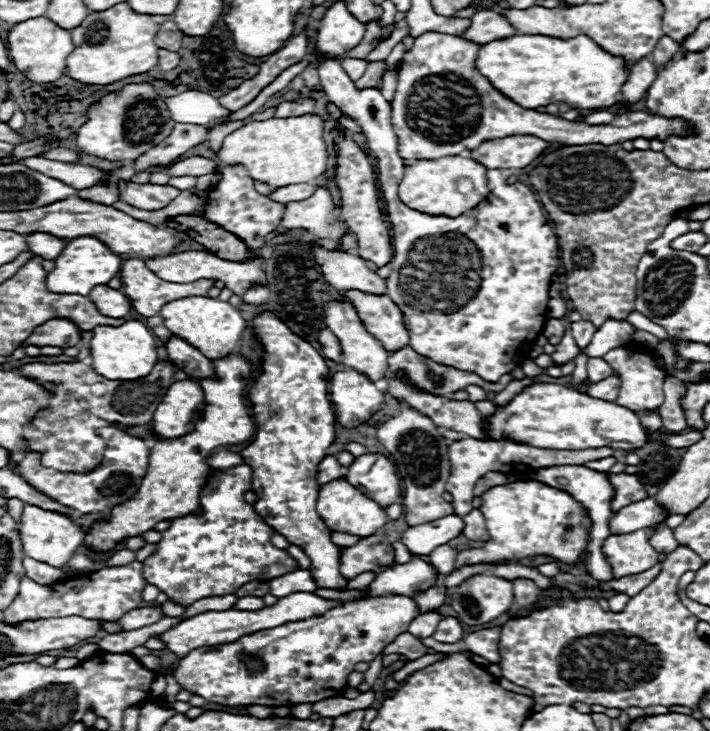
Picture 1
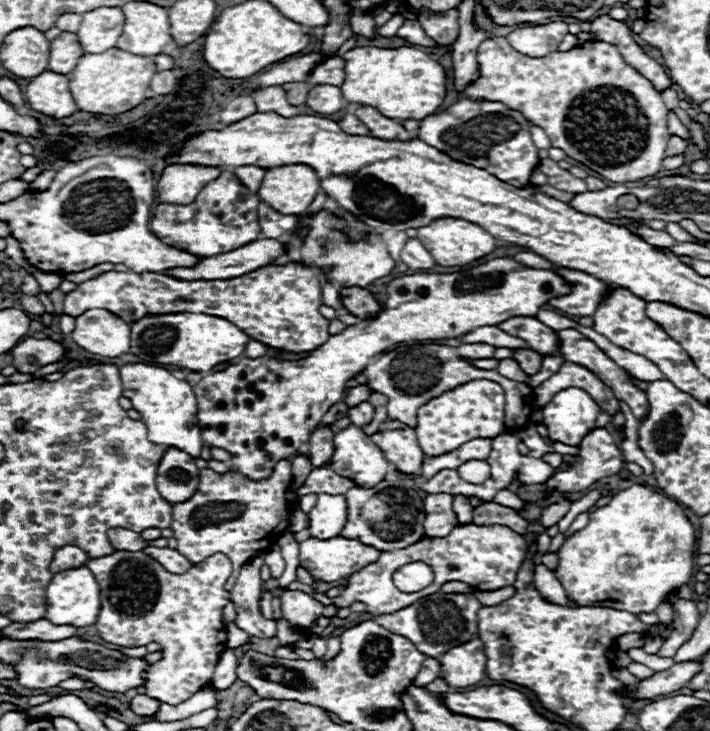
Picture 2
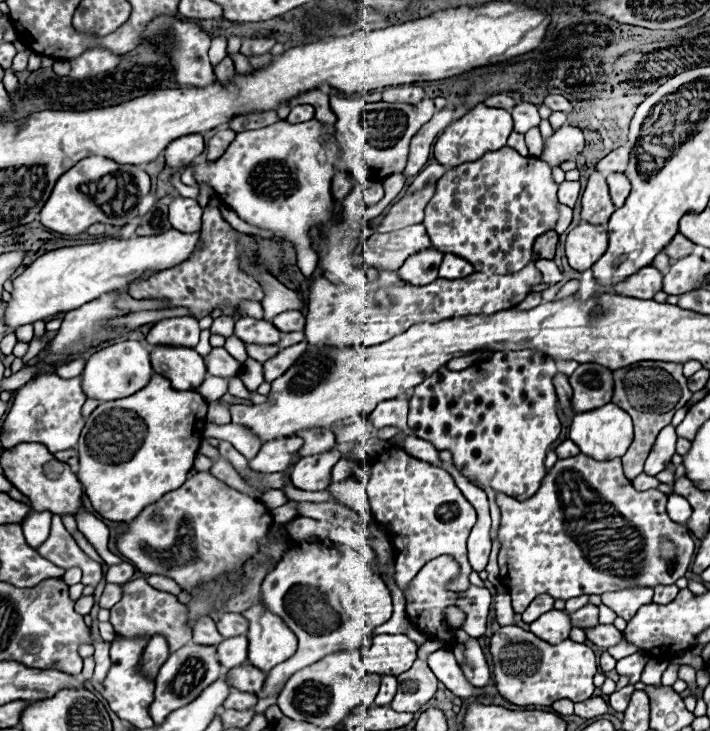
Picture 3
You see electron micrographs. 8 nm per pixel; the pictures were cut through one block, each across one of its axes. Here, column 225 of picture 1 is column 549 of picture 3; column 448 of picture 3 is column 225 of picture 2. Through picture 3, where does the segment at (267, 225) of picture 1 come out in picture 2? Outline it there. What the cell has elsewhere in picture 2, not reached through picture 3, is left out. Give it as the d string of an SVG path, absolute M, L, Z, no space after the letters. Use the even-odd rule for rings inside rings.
M224 170L216 180L208 182L190 204L158 204L150 220L150 232L164 244L194 254L218 256L242 248L260 236L258 196L250 192L234 172Z

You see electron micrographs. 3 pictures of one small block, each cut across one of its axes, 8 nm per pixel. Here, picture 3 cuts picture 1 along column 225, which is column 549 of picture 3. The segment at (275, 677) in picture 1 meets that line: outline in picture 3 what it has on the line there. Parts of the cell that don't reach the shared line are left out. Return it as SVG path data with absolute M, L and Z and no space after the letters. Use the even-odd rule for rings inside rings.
M504 626L492 636L490 654L494 662L494 684L498 694L512 704L550 706L560 698L580 702L588 700L596 690L592 678L598 672L598 664L594 652L586 644L564 640L558 646L552 646L528 630Z

